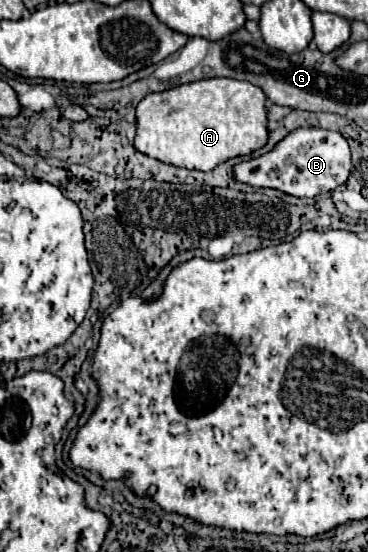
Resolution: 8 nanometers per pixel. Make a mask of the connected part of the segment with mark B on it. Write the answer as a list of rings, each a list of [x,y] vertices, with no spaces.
[[[315,127],[295,129],[287,137],[283,137],[269,153],[253,157],[249,161],[241,161],[233,167],[237,183],[279,189],[293,197],[317,197],[319,193],[333,191],[347,181],[349,171],[351,153],[345,137],[337,131],[325,131]]]

